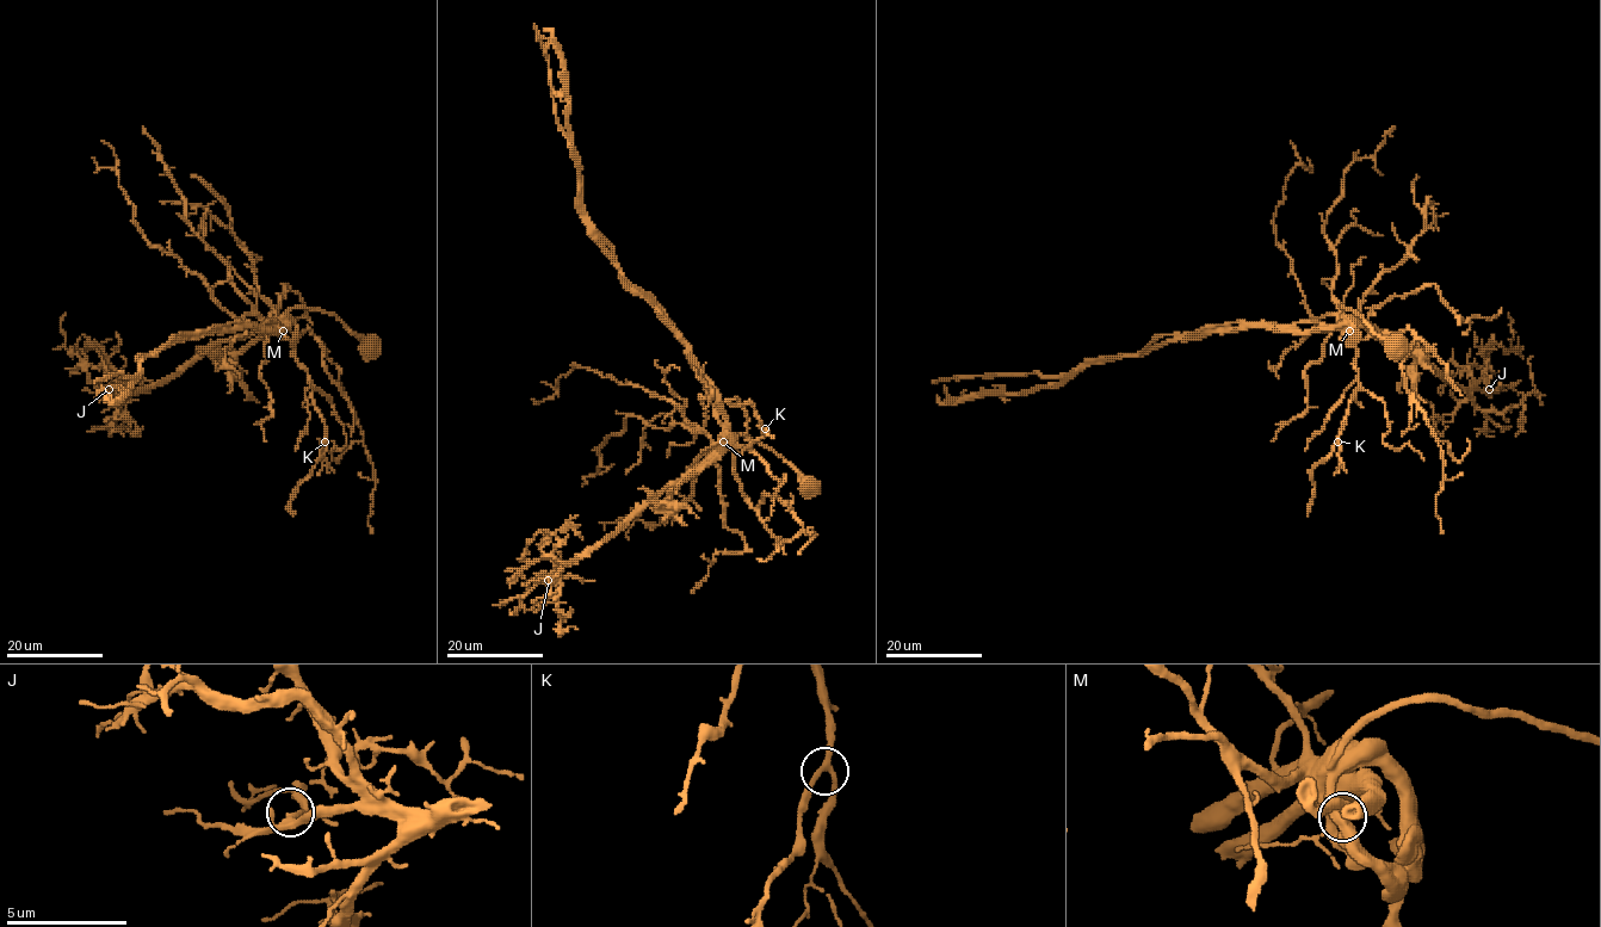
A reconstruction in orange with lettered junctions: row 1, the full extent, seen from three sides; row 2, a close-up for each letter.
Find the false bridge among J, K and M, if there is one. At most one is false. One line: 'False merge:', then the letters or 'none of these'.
False merge: M

